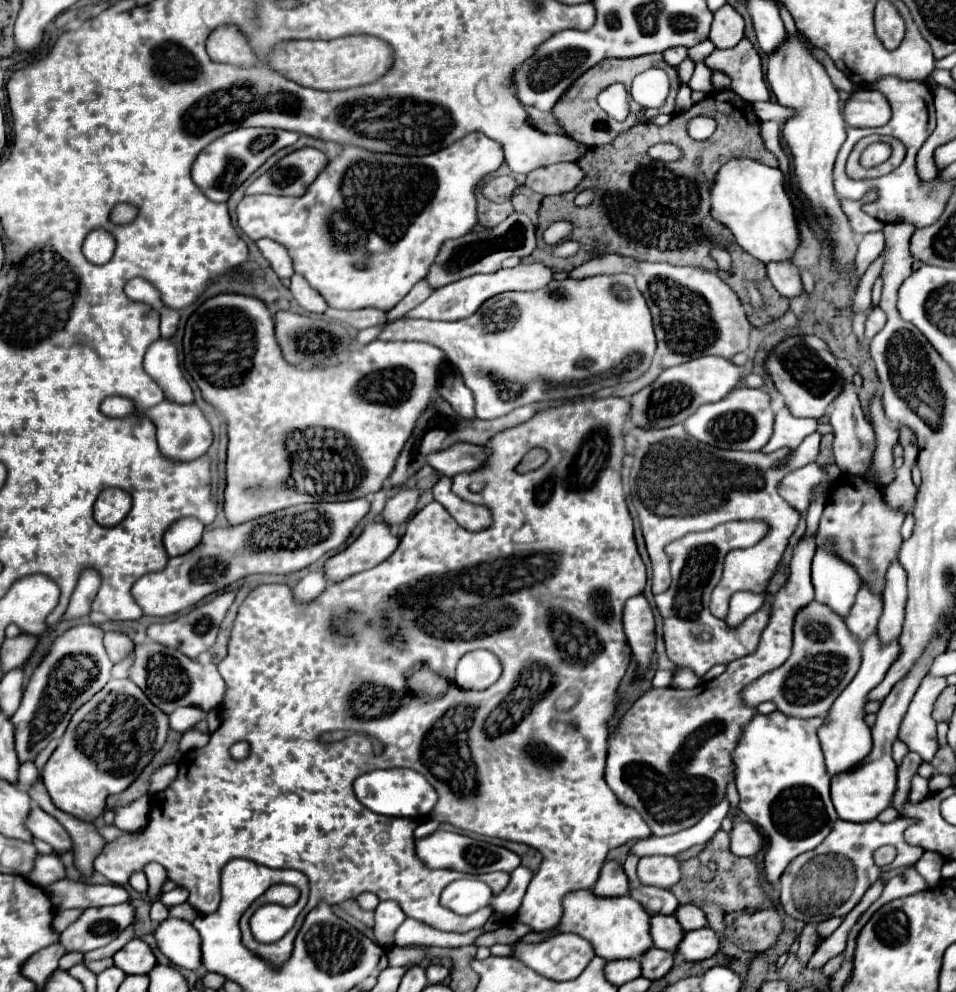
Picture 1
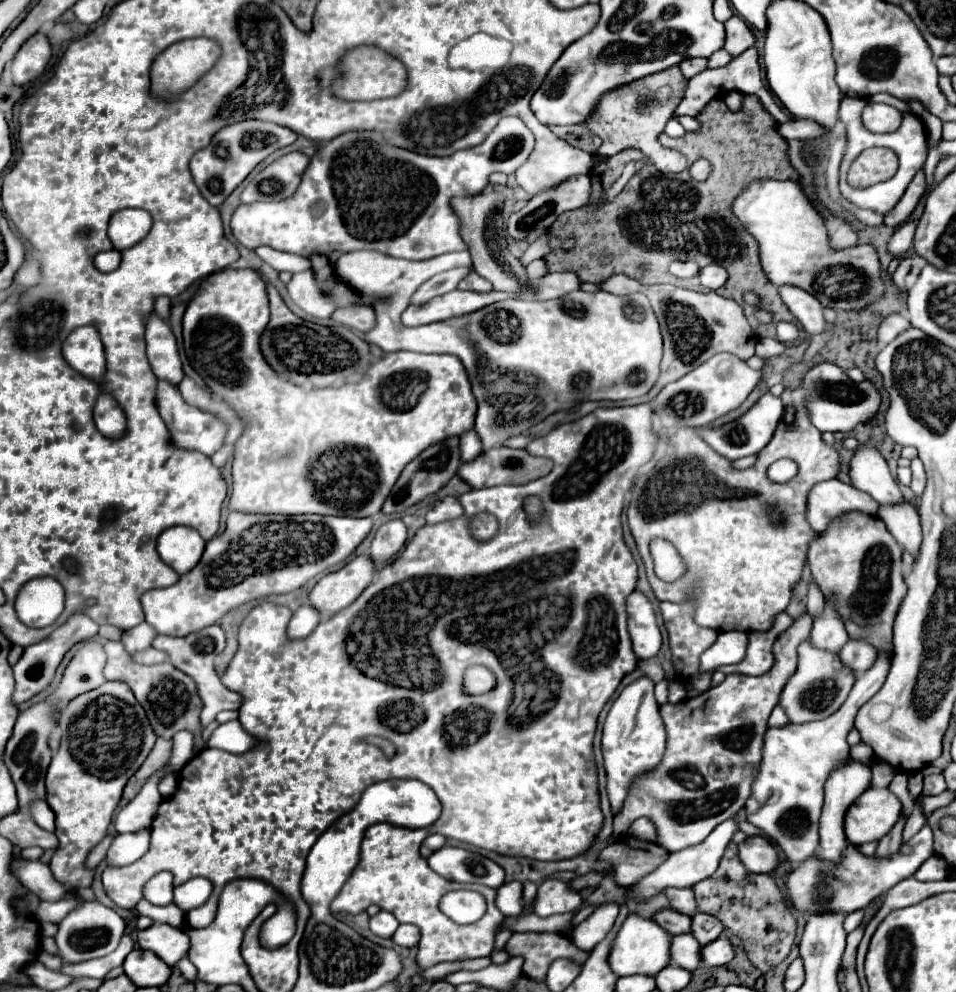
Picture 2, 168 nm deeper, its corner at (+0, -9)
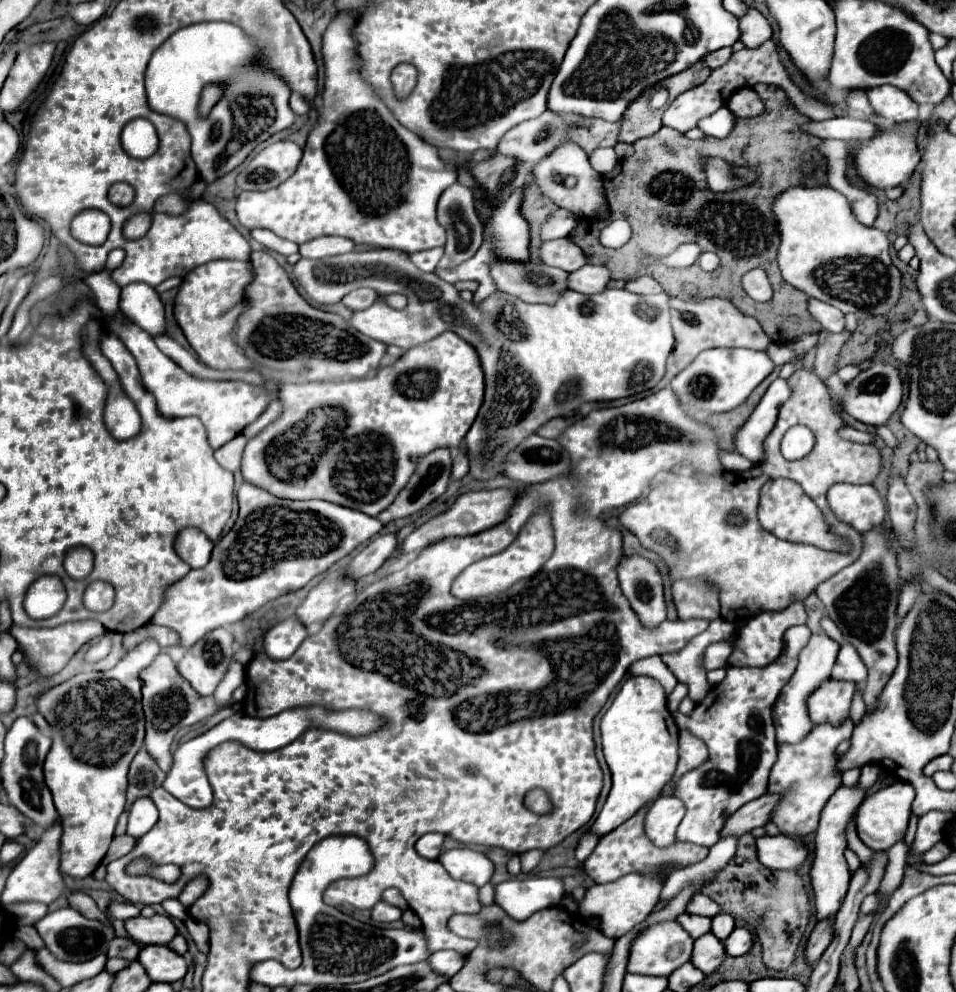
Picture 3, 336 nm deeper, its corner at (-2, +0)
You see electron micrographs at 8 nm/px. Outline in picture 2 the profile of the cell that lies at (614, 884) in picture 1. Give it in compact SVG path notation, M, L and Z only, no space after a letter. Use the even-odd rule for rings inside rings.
M606 902L600 904L598 910L586 918L584 922L580 922L574 930L572 930L572 940L574 944L584 950L590 952L598 942L602 942L602 938L610 932L610 928L614 926L614 920L618 916L620 906L616 902Z

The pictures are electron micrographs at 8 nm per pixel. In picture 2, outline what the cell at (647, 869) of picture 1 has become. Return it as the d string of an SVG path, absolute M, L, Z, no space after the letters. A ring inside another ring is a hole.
M672 888L672 890L666 890L666 896L670 900L670 906L682 914L696 914L698 906L696 906L696 898L694 898L694 892L692 888Z

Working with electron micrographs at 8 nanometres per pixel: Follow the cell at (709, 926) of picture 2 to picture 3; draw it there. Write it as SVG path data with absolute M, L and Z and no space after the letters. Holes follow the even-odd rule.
M718 913L716 917L712 917L712 933L718 939L726 939L734 929L734 919L728 913Z

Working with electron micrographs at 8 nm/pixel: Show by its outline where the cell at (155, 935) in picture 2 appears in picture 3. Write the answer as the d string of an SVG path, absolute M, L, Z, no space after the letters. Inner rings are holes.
M140 915L136 919L128 919L126 931L136 943L142 945L168 945L178 935L178 927L168 915L154 915L154 917Z

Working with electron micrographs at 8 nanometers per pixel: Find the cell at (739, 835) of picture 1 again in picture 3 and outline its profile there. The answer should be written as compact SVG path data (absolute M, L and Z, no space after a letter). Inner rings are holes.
M762 835L756 839L758 849L758 861L764 863L768 869L798 869L808 849L800 839L788 837L788 835Z

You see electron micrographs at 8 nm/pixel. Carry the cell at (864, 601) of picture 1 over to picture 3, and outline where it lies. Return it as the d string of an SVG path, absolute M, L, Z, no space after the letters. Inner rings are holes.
M846 643L840 647L836 665L832 669L832 677L834 679L842 679L842 681L866 681L868 677L868 669L864 665L864 661L860 659L860 655L856 653L856 649Z

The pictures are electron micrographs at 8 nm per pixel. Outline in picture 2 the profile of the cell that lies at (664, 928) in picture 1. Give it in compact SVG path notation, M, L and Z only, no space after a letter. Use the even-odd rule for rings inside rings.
M680 934L672 938L672 964L682 966L690 972L698 970L702 962L702 946L692 934Z

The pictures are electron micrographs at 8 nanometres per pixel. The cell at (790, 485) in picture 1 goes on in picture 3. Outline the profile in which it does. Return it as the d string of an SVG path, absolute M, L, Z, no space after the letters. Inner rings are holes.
M836 483L826 497L832 513L860 533L884 521L884 501L872 485Z

